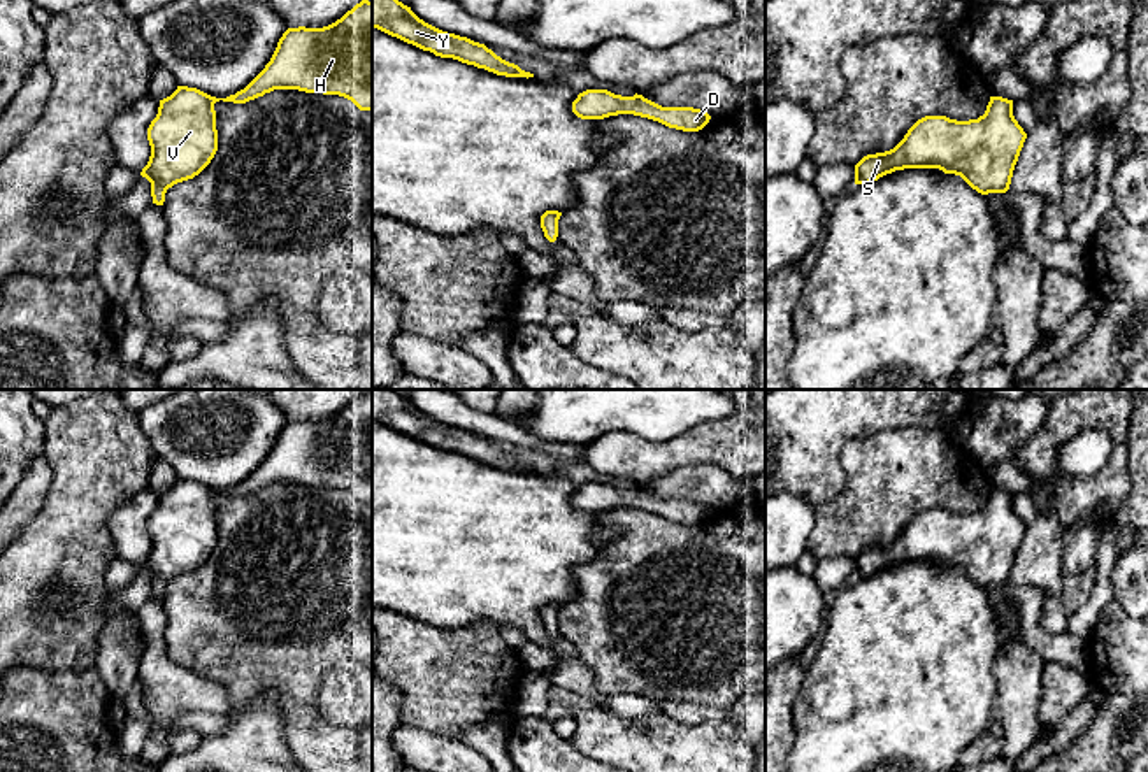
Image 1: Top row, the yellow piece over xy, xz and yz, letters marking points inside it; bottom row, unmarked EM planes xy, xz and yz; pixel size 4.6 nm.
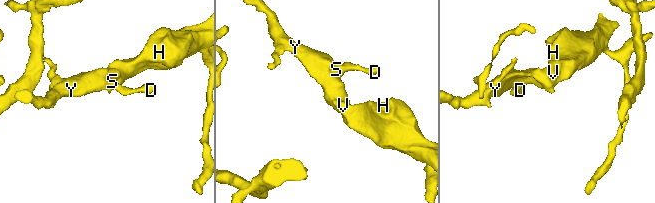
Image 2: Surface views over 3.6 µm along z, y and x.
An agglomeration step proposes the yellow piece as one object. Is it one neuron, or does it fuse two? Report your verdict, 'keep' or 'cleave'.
keep

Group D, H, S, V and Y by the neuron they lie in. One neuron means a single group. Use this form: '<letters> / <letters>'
D H S V Y

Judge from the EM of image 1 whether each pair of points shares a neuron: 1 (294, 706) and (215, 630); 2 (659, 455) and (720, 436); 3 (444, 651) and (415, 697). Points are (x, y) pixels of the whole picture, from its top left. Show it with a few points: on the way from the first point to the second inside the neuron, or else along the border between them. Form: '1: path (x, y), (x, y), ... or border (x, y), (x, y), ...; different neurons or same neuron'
1: path (281, 685), (236, 639); same neuron
2: path (674, 453), (704, 444); same neuron
3: path (444, 662), (444, 667), (425, 686); same neuron

